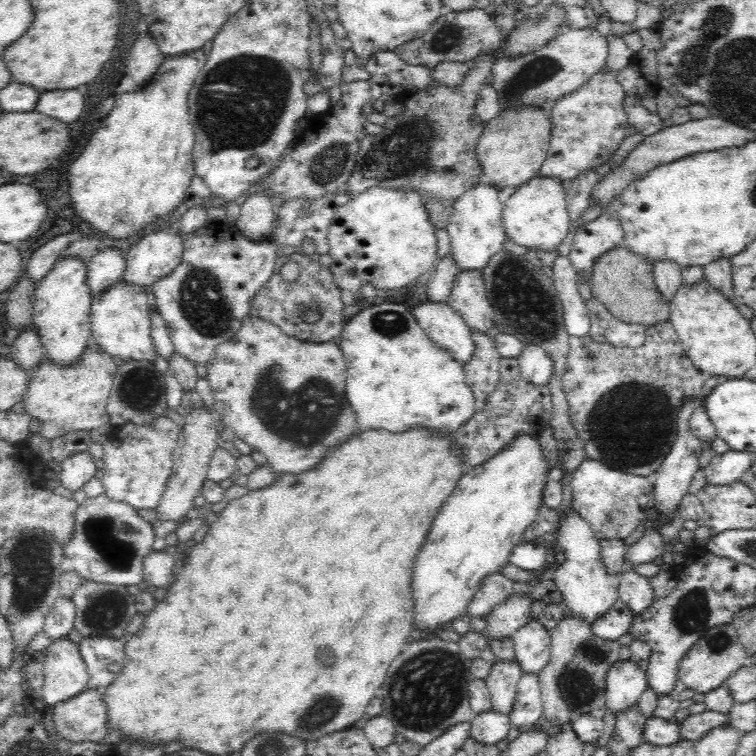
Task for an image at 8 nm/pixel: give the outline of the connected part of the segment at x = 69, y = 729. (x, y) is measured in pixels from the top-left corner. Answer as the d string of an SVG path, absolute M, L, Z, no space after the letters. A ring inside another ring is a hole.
M86 687L76 696L55 704L53 722L59 738L77 743L102 742L110 732L103 691Z

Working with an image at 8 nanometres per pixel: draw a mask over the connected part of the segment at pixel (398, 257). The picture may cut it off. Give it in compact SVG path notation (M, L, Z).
M373 186L352 197L346 204L333 212L333 218L327 232L329 254L332 262L329 265L334 282L340 290L348 290L358 296L361 284L372 283L381 293L385 289L402 288L424 272L432 269L437 263L436 229L430 222L421 194L416 192L398 192L398 190Z

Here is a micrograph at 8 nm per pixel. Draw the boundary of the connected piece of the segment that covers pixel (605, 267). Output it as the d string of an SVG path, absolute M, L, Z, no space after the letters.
M625 244L614 246L598 255L593 264L591 292L610 313L628 324L642 324L646 328L670 319L670 304L666 296L658 290L653 275L653 263L640 253L634 253Z

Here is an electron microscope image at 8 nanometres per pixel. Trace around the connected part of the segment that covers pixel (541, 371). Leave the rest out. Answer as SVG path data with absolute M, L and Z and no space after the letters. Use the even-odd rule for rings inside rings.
M535 344L524 345L517 357L517 364L521 376L534 384L546 385L552 376L552 361L548 359L545 350Z

